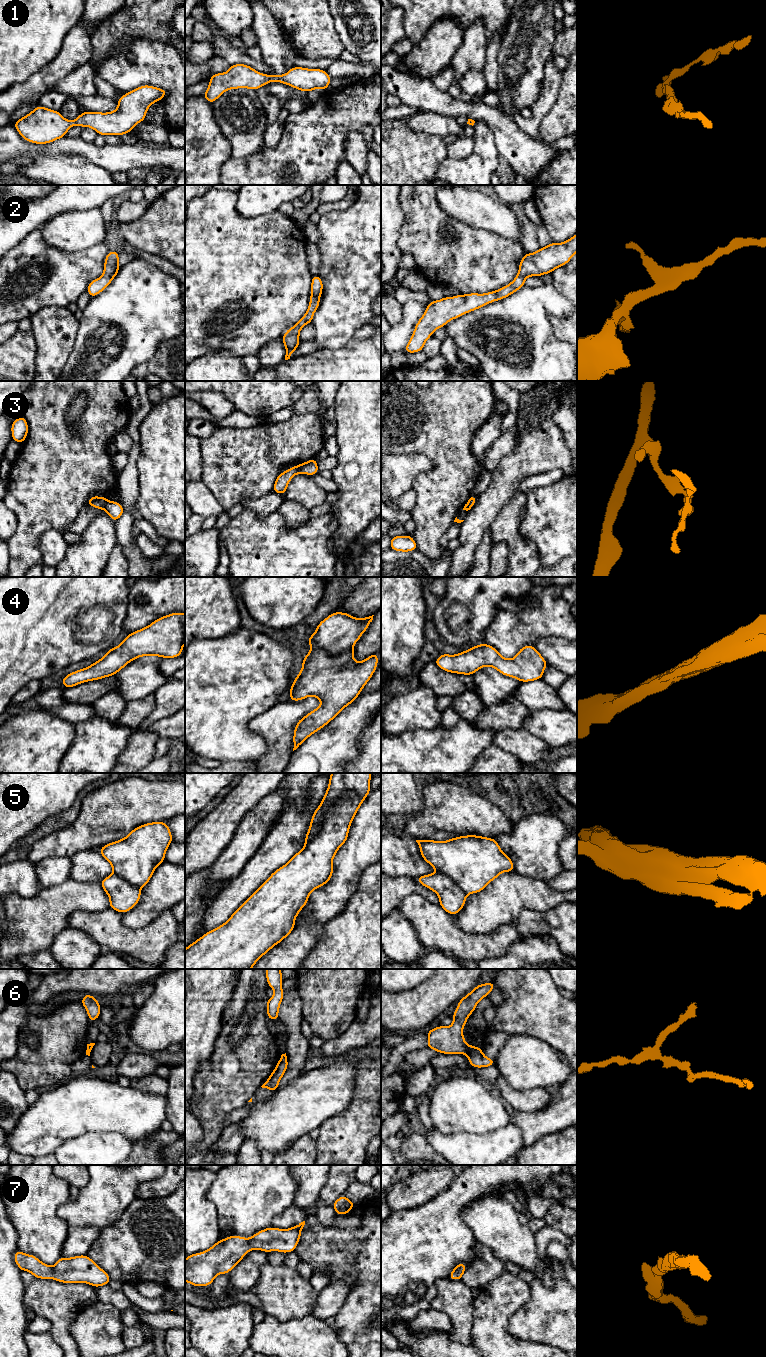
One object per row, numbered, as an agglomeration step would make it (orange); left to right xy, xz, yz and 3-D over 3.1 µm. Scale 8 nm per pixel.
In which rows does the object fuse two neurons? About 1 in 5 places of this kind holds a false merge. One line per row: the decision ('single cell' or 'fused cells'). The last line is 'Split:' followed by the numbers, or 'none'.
1: single cell
2: single cell
3: fused cells
4: single cell
5: single cell
6: fused cells
7: single cell
Split: 3, 6

